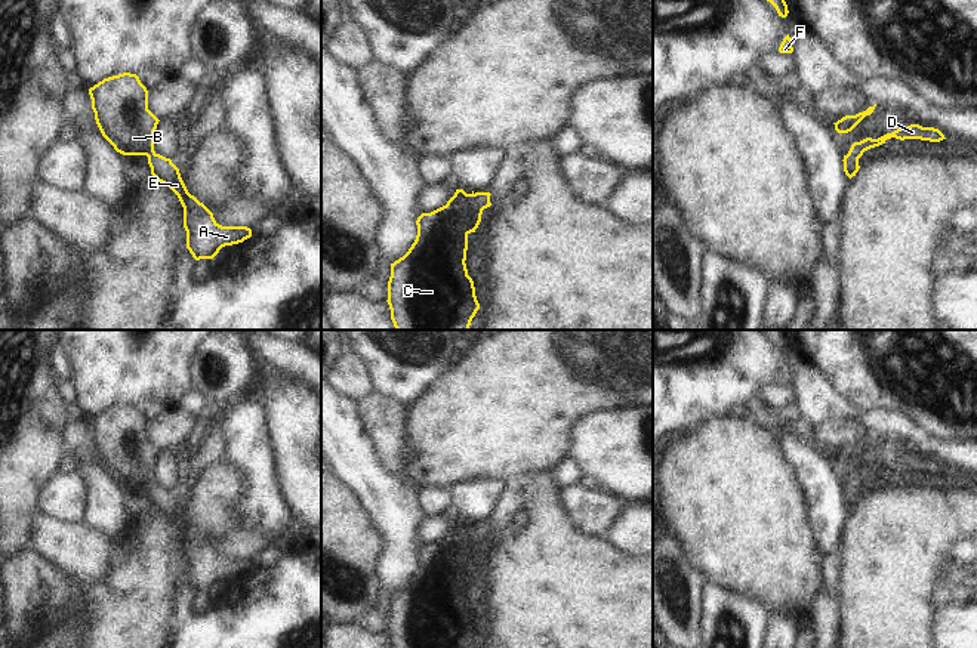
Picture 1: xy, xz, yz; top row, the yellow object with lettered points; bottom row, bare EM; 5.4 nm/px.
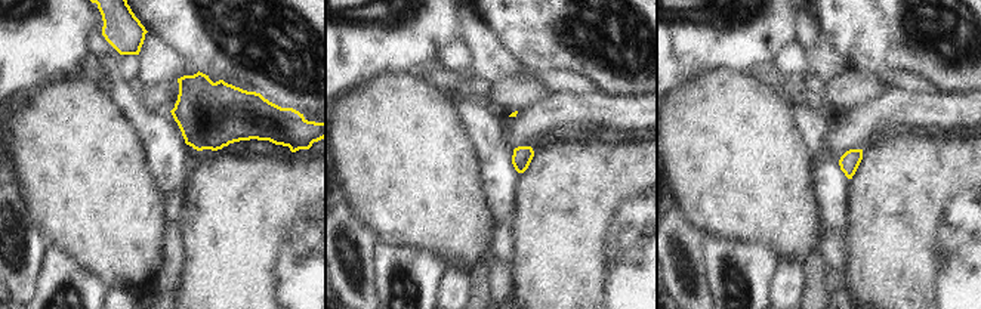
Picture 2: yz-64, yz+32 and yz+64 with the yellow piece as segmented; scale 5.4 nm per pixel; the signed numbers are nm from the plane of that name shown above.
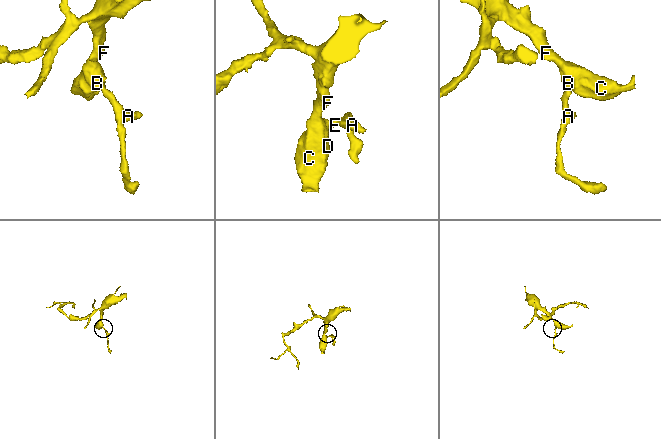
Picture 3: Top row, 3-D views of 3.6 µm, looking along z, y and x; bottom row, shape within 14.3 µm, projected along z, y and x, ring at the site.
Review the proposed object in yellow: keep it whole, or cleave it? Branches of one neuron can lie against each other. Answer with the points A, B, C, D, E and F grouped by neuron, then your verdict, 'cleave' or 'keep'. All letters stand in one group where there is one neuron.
groups A B C D E F; keep

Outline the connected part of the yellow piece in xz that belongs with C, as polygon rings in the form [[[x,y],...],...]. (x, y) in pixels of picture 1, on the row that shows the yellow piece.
[[[456,189],[446,206],[422,213],[417,220],[417,235],[409,252],[391,263],[388,281],[388,305],[391,320],[397,330],[469,330],[471,321],[480,309],[472,278],[466,269],[468,235],[475,232],[481,222],[483,210],[490,207],[490,192],[471,192]]]

